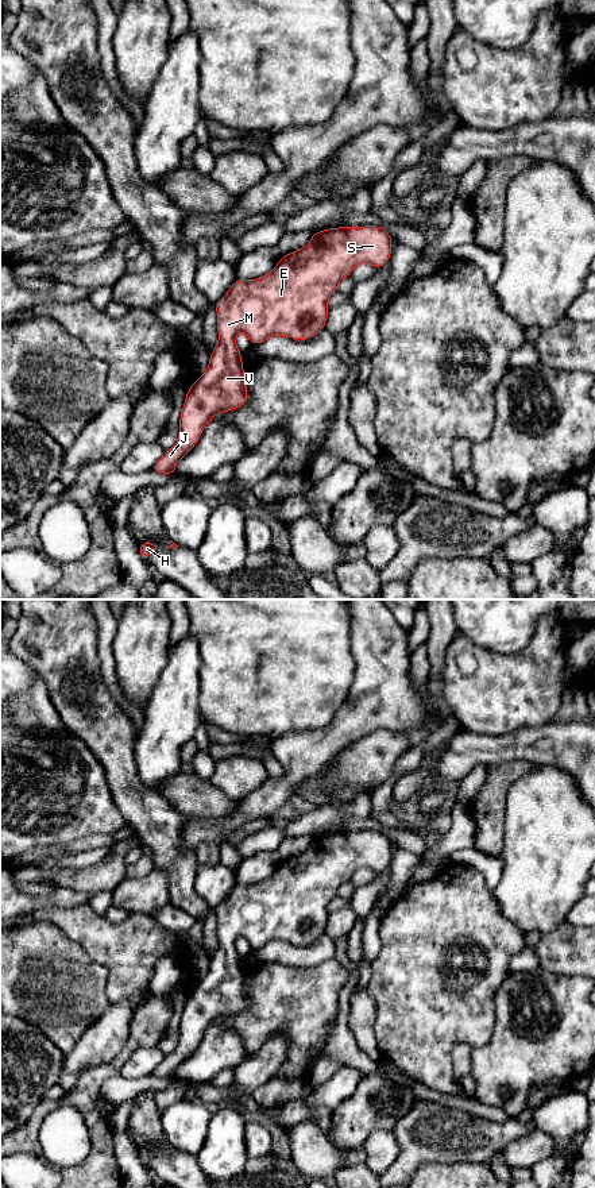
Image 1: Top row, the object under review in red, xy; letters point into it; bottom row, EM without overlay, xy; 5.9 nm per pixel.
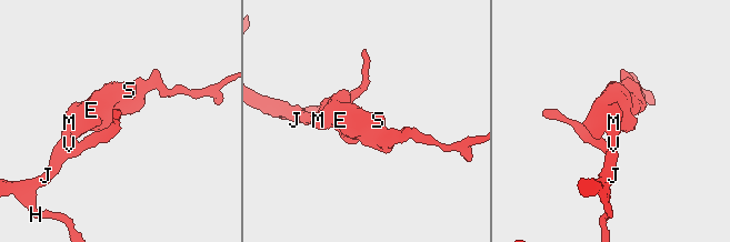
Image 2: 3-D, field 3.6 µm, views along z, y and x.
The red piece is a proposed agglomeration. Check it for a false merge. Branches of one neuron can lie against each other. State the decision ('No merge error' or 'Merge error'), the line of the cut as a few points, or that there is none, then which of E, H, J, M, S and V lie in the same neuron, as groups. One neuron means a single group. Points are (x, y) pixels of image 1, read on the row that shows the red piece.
No merge error. No split. Groups: E H J M S V

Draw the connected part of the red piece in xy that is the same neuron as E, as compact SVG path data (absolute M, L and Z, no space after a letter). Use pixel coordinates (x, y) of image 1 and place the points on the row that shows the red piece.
M337 227L314 232L305 247L283 255L268 274L252 281L237 278L216 302L219 342L210 352L208 370L188 389L178 440L151 470L175 474L175 464L197 444L206 423L217 413L247 404L242 352L235 340L239 332L244 332L252 346L275 335L297 340L313 338L325 328L328 300L337 290L339 282L349 277L355 266L367 263L379 269L390 256L391 235L385 227Z

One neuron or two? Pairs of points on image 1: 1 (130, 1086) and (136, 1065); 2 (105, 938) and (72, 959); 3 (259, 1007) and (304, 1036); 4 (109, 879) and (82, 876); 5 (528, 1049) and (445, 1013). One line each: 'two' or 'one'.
1: two
2: two
3: one
4: one
5: two

